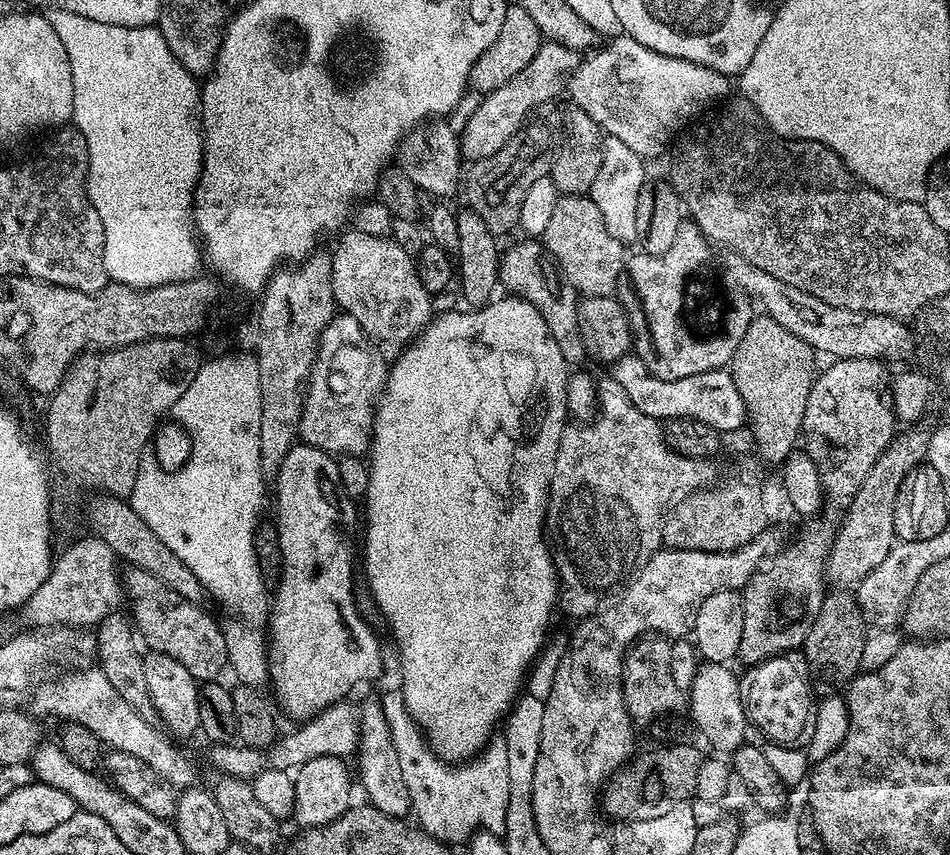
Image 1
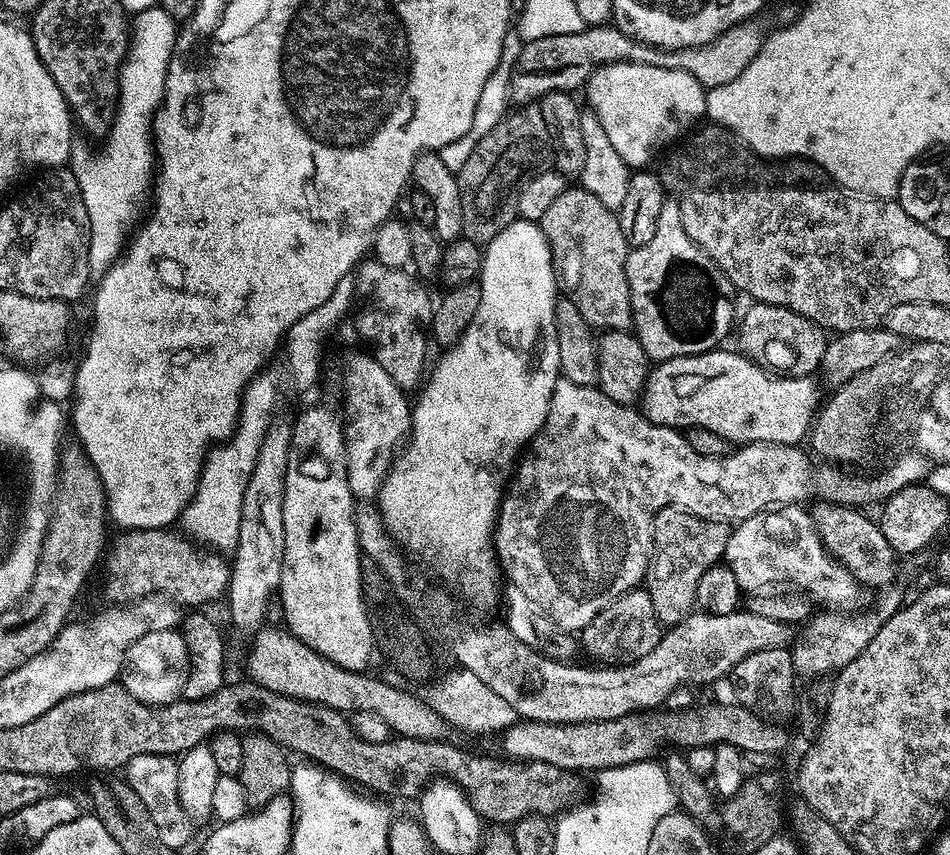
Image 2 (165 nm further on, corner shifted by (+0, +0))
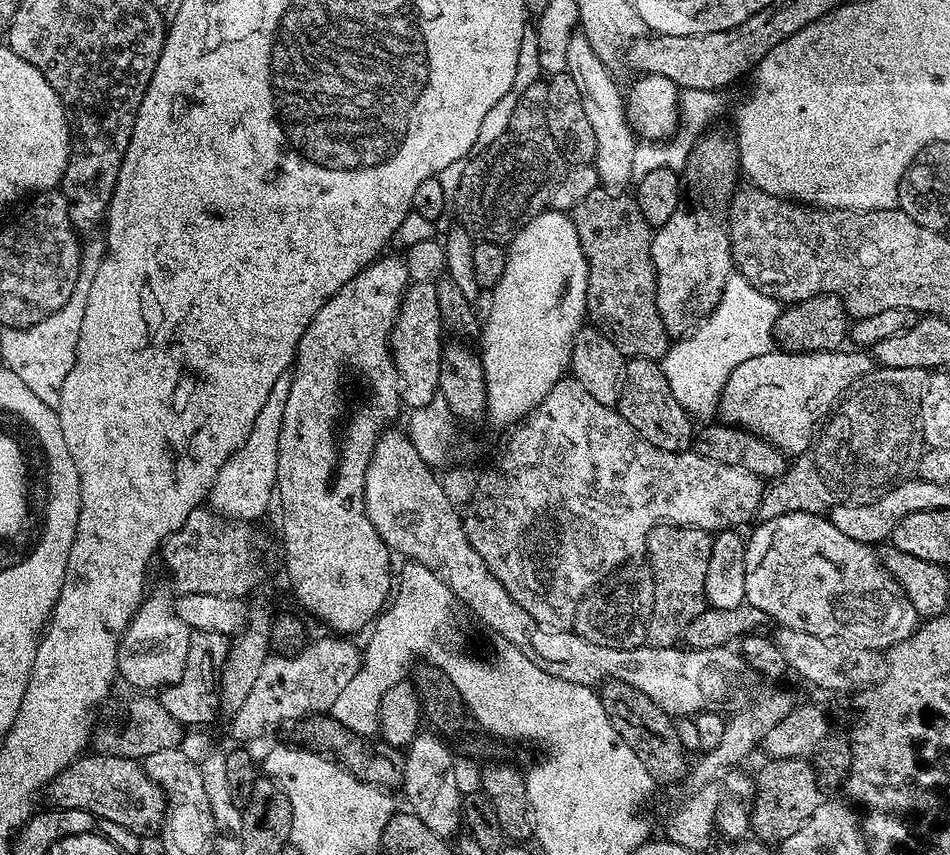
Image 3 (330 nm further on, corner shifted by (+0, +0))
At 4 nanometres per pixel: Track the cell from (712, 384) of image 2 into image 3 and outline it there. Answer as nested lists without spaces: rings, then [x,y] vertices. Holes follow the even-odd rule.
[[[773,350],[742,362],[728,376],[720,391],[719,419],[754,432],[785,454],[799,454],[811,446],[826,414],[857,376],[874,367],[867,351],[789,352]]]

